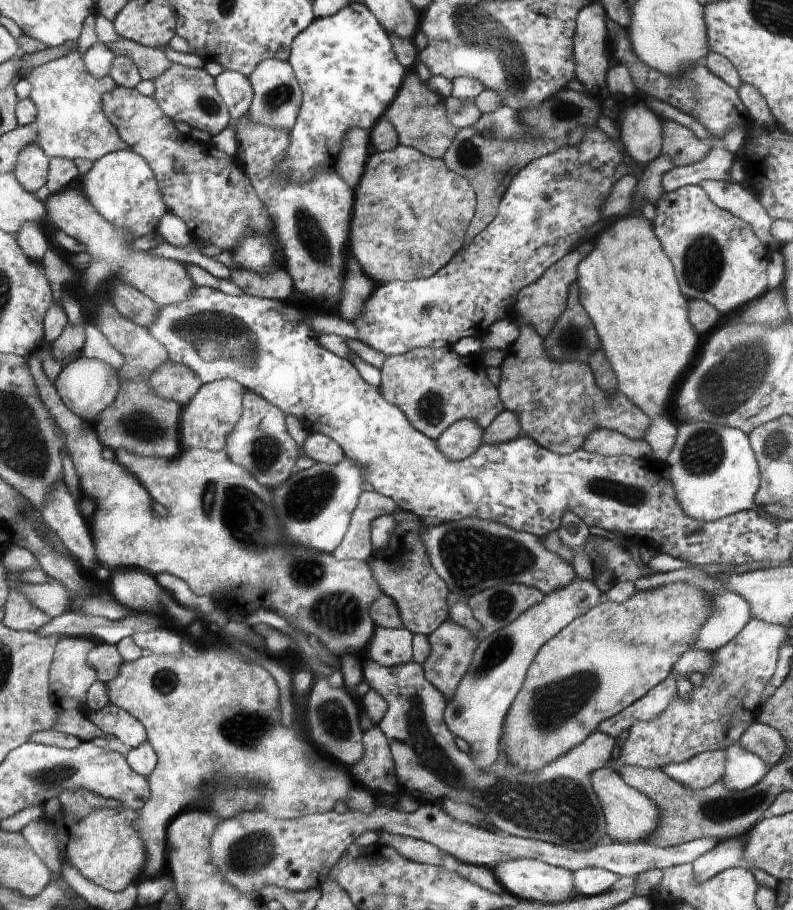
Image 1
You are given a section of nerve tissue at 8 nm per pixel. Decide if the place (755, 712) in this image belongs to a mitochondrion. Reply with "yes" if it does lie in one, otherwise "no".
no

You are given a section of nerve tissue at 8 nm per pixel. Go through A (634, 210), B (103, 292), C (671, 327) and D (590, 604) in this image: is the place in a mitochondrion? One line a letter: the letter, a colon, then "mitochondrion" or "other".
A: other
B: other
C: other
D: other

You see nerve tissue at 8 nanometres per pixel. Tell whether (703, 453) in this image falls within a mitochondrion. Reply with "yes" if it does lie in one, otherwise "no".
yes

